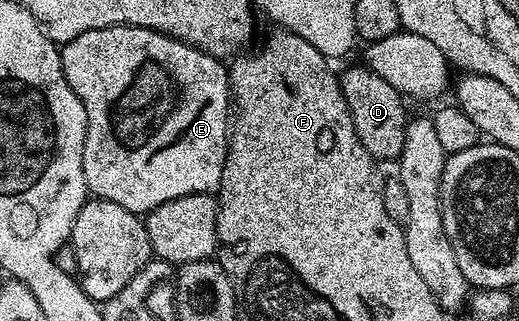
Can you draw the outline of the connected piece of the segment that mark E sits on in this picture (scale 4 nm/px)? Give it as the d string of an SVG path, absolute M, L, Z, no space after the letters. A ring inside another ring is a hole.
M116 25L83 31L60 46L63 75L85 104L87 131L83 151L85 188L102 202L144 215L183 195L216 194L221 188L223 163L229 150L231 94L226 62L166 33Z

